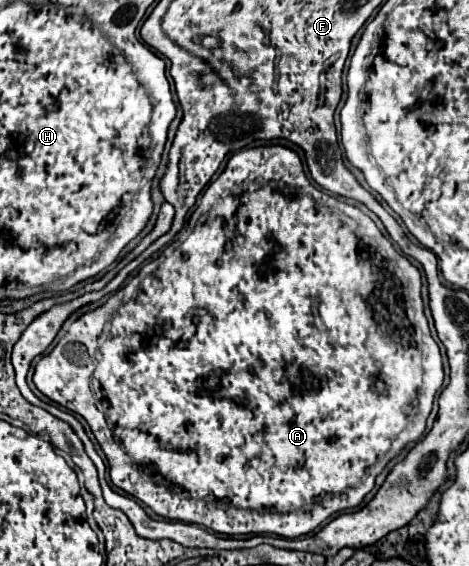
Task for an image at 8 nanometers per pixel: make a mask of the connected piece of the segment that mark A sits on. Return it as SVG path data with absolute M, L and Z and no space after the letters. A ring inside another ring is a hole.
M258 146L258 148L246 148L246 150L240 150L236 152L228 164L226 164L226 170L206 188L204 196L202 196L202 202L200 206L196 208L196 212L192 214L192 220L190 224L196 224L186 238L180 238L180 246L178 242L168 246L156 260L148 262L142 266L142 270L138 272L138 276L134 276L130 280L130 284L126 284L122 290L118 290L116 294L110 296L110 300L92 310L92 312L86 312L84 316L80 316L68 330L66 336L60 338L60 342L56 344L56 348L44 356L38 364L36 364L36 372L34 372L34 384L36 388L48 396L52 402L68 408L70 412L76 412L80 414L94 438L98 440L102 452L106 454L106 460L110 464L110 478L112 478L112 484L122 488L124 492L128 492L130 496L134 496L136 500L144 502L146 506L150 506L156 514L164 516L164 518L170 518L170 520L180 520L180 522L192 522L192 524L198 524L202 528L208 528L212 532L218 532L218 534L228 534L228 536L244 536L244 534L274 534L274 536L284 536L284 538L298 538L302 534L308 534L312 530L316 530L324 520L328 520L330 516L342 512L342 510L348 510L348 508L354 508L358 506L364 496L374 488L374 478L384 470L384 466L410 442L416 442L422 438L422 432L424 432L424 426L426 426L426 418L432 410L432 400L434 400L434 394L436 390L442 386L442 380L444 380L444 372L442 372L442 358L440 358L439 347L436 346L436 342L432 340L430 336L430 330L428 330L428 322L424 318L424 310L422 310L422 296L420 296L420 288L422 288L422 278L420 278L420 272L382 236L382 232L376 228L376 224L364 214L360 212L356 206L350 206L346 202L340 202L332 196L328 196L324 190L318 190L310 184L310 180L306 178L304 174L304 168L302 168L302 162L298 158L298 154L290 148L284 148L284 146ZM118 310L118 316L120 316L120 324L112 324L114 320L114 314Z

